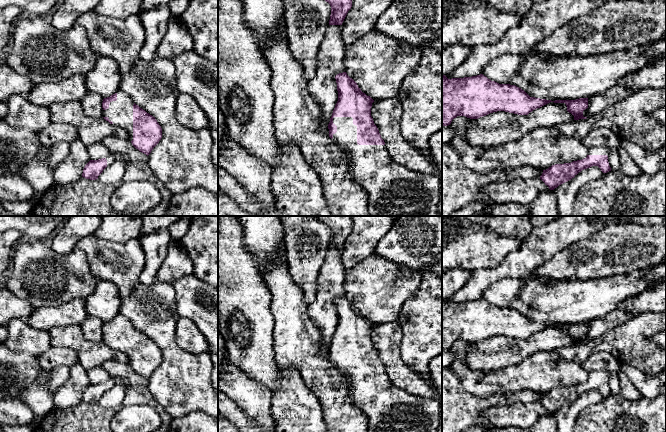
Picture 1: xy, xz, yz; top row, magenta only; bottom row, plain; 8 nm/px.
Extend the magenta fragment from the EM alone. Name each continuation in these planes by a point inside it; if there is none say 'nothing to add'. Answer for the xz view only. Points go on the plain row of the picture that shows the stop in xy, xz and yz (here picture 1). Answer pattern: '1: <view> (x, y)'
1: xz (387, 408)

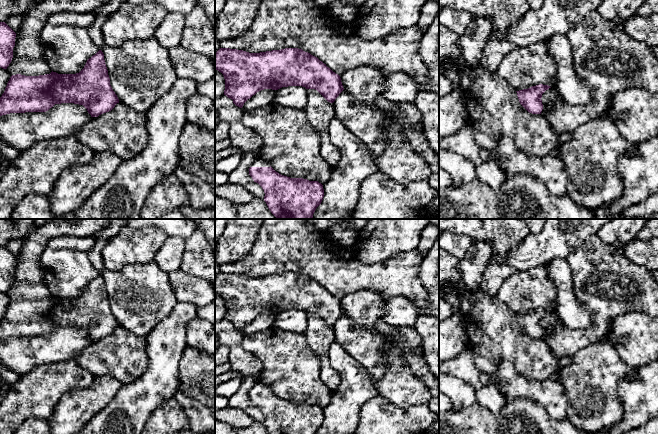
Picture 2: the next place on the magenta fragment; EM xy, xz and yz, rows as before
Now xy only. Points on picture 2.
nothing to add

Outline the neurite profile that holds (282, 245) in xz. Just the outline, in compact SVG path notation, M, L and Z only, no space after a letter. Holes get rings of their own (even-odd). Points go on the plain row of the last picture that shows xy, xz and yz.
M263 219L251 251L242 259L220 266L221 272L260 277L285 272L298 272L317 281L333 296L344 296L360 289L370 289L389 300L397 295L406 296L415 304L420 315L428 315L431 307L427 291L420 280L424 257L418 249L401 253L382 263L364 264L342 244L321 231L309 229L303 219Z

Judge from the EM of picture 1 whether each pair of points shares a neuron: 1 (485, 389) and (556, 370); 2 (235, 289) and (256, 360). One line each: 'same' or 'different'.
1: same
2: same

